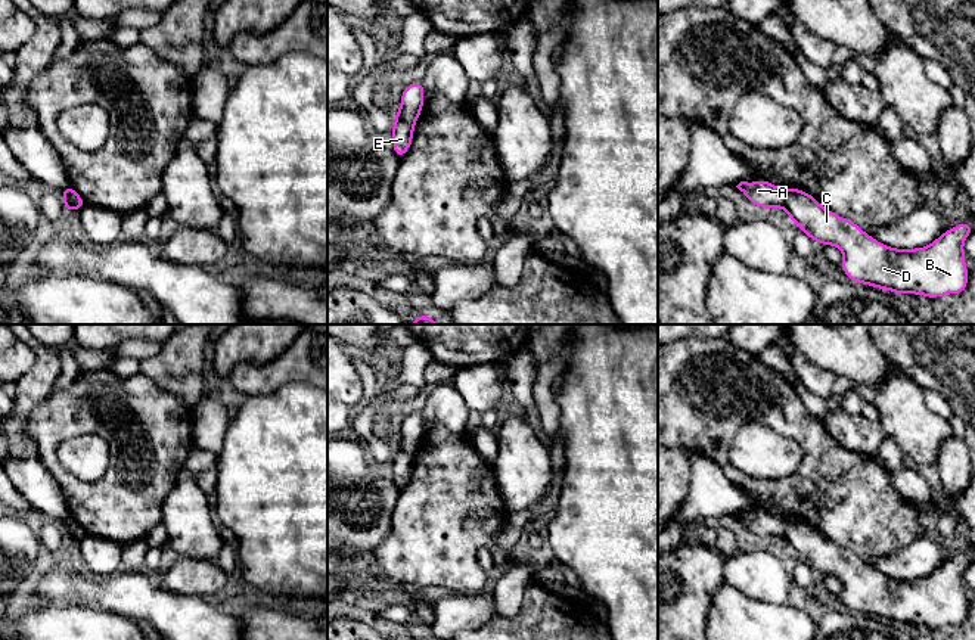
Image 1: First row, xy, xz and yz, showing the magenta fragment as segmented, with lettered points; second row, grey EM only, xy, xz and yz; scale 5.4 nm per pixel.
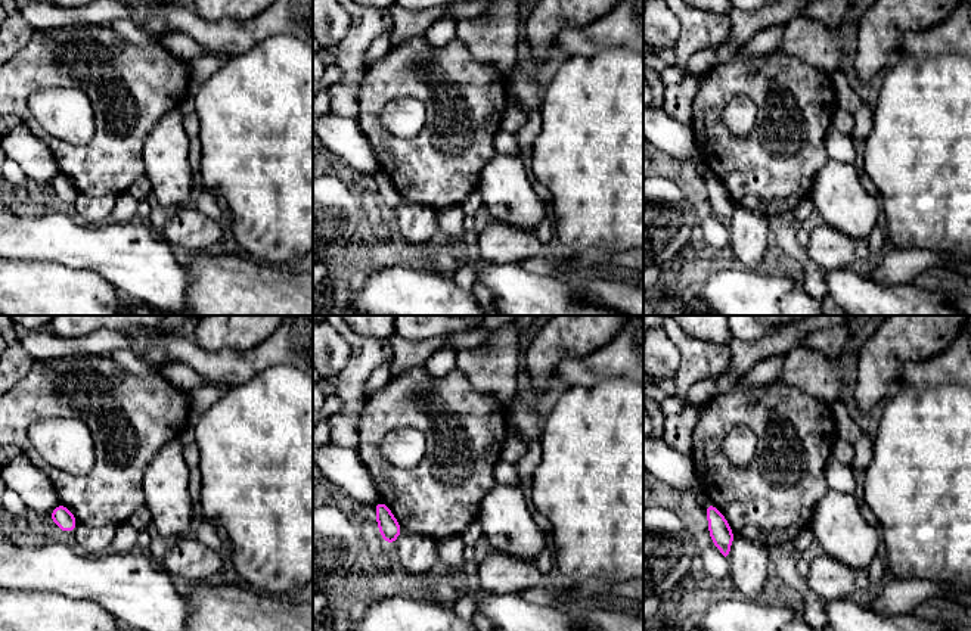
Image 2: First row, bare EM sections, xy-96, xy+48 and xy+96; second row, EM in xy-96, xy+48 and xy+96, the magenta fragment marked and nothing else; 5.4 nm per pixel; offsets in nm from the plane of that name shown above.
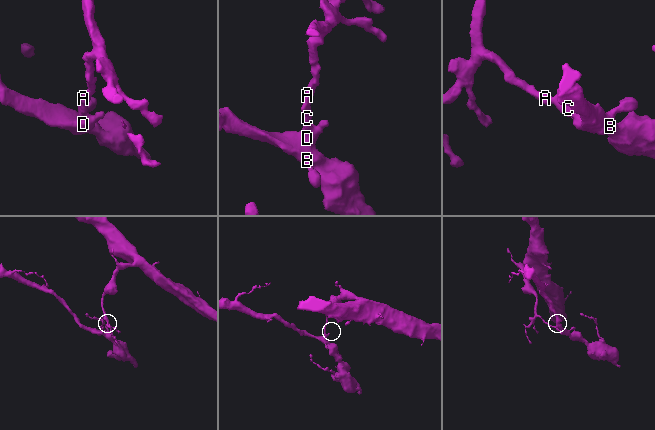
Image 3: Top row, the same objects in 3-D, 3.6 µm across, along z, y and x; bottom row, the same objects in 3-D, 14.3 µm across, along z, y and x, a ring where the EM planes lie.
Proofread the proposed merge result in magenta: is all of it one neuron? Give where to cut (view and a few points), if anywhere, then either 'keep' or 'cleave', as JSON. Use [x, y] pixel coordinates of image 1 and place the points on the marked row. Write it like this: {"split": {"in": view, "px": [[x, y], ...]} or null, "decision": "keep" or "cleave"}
{"split": {"in": "yz", "px": [[785, 189], [783, 208]]}, "decision": "cleave"}

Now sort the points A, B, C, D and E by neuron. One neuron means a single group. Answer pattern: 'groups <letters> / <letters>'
groups A / B C D E

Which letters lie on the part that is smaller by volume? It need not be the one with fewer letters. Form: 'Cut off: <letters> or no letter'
Cut off: B, C, D, E

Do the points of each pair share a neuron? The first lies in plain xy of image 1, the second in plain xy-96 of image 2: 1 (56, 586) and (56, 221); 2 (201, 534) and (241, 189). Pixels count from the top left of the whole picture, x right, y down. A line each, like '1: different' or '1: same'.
1: same
2: different

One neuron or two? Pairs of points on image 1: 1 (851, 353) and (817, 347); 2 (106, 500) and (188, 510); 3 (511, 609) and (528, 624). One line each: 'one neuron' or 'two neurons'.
1: one neuron
2: two neurons
3: two neurons

